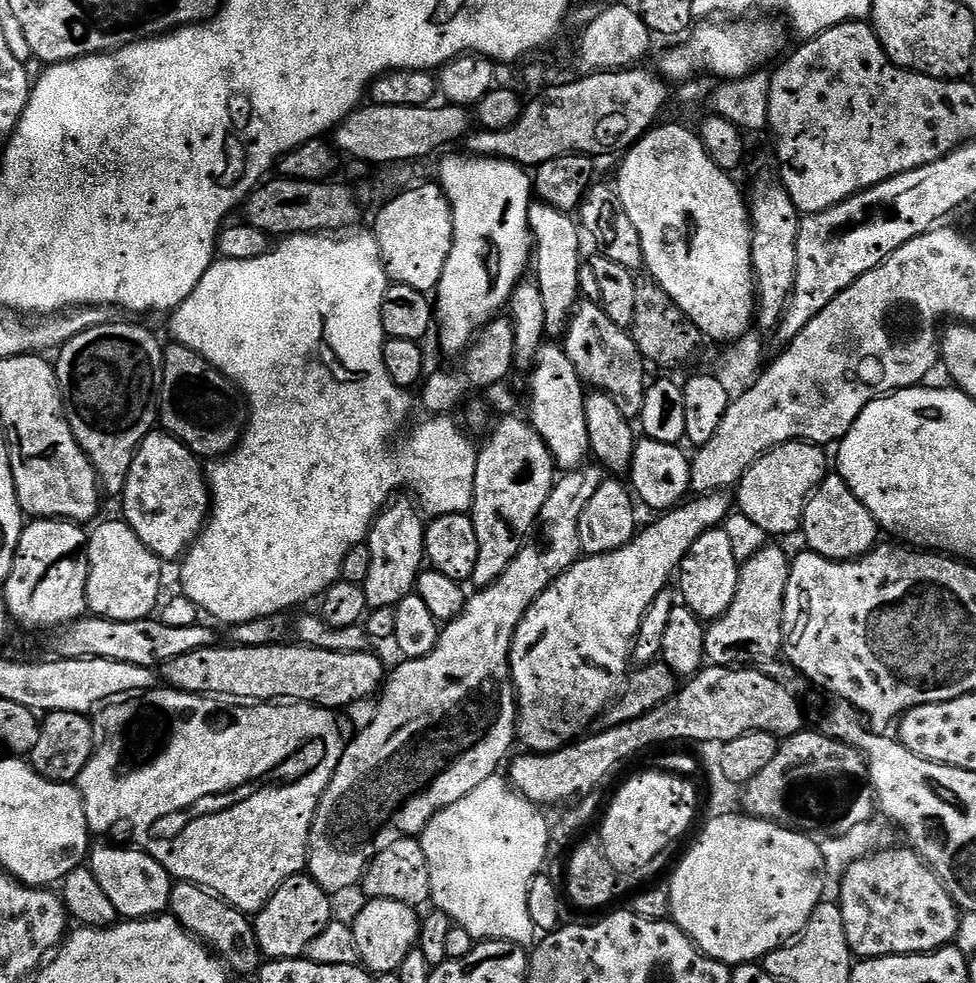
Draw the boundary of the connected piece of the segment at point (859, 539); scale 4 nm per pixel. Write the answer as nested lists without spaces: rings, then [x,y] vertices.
[[[838,474],[825,476],[824,481],[812,493],[808,505],[804,507],[802,537],[811,551],[822,554],[831,560],[855,560],[870,552],[878,542],[878,525],[876,519],[858,502],[856,495]]]

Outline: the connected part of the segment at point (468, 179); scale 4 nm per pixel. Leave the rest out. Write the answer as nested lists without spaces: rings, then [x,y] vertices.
[[[463,154],[463,155],[464,156],[448,156],[448,157],[446,157],[445,160],[442,161],[440,164],[440,177],[438,177],[438,183],[439,183],[440,187],[443,188],[444,193],[446,194],[446,196],[448,198],[448,204],[450,205],[450,207],[452,207],[452,225],[454,226],[454,234],[452,235],[452,245],[450,246],[450,254],[446,258],[446,266],[442,270],[442,278],[440,279],[440,283],[437,284],[434,289],[434,320],[435,320],[435,323],[438,325],[438,332],[439,332],[439,328],[440,328],[440,344],[441,344],[441,346],[444,347],[445,350],[448,352],[456,352],[455,354],[463,353],[465,351],[465,349],[467,349],[468,345],[472,343],[476,333],[479,332],[480,329],[483,328],[484,325],[487,324],[489,320],[493,319],[493,317],[495,317],[497,315],[497,313],[499,313],[501,311],[501,309],[503,309],[503,308],[500,308],[503,306],[503,304],[505,307],[505,305],[507,305],[509,303],[509,301],[511,301],[512,293],[516,291],[518,285],[521,283],[520,275],[523,274],[524,267],[526,267],[527,264],[529,267],[530,253],[533,251],[533,248],[534,248],[534,237],[532,235],[531,227],[528,223],[528,210],[529,210],[529,208],[533,207],[533,204],[534,204],[534,180],[533,180],[533,177],[531,175],[529,175],[529,173],[527,176],[527,174],[524,173],[527,171],[525,171],[525,169],[523,167],[521,167],[521,165],[514,164],[510,160],[502,160],[502,159],[499,159],[495,156],[473,156],[471,154]]]

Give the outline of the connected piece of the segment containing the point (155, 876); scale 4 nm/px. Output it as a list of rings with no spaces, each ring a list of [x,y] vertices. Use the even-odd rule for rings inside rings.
[[[100,844],[91,849],[90,867],[106,898],[114,902],[114,910],[124,918],[147,918],[168,908],[173,877],[148,852],[139,847],[119,848],[116,844]]]

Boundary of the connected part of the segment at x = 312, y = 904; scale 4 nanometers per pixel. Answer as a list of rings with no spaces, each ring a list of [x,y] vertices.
[[[301,874],[286,878],[286,882],[282,882],[282,886],[274,890],[274,894],[266,902],[264,909],[255,913],[256,941],[261,953],[268,960],[295,960],[303,957],[307,953],[310,942],[314,942],[314,938],[318,938],[318,934],[322,934],[322,930],[326,930],[326,926],[332,923],[334,919],[332,900],[333,897],[325,892],[322,886],[318,886],[318,882],[312,876]]]

